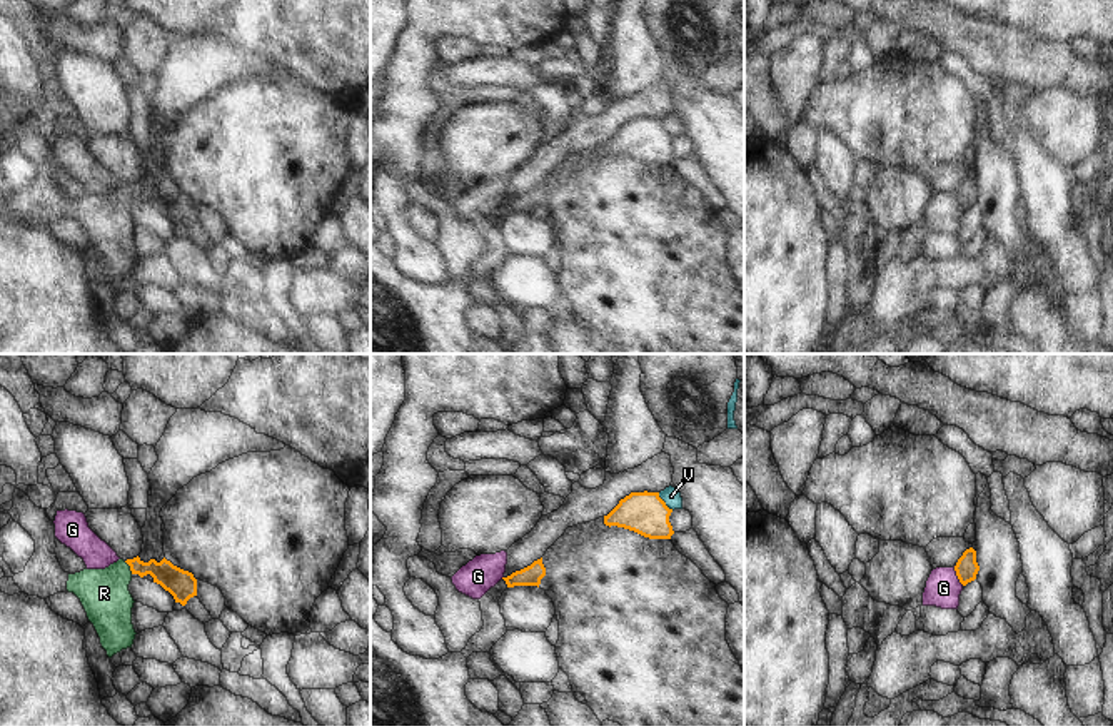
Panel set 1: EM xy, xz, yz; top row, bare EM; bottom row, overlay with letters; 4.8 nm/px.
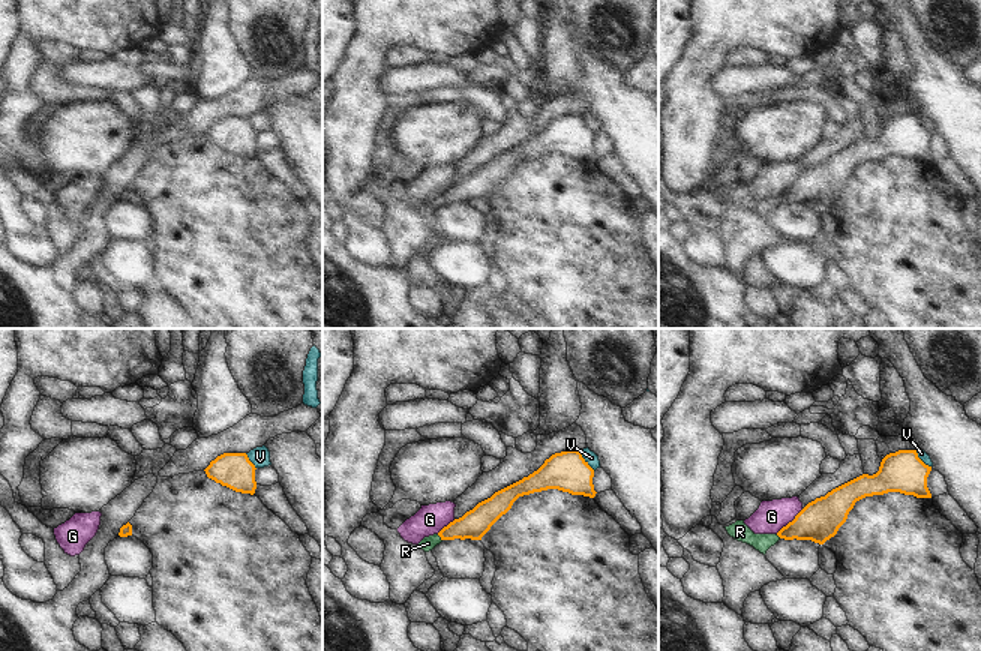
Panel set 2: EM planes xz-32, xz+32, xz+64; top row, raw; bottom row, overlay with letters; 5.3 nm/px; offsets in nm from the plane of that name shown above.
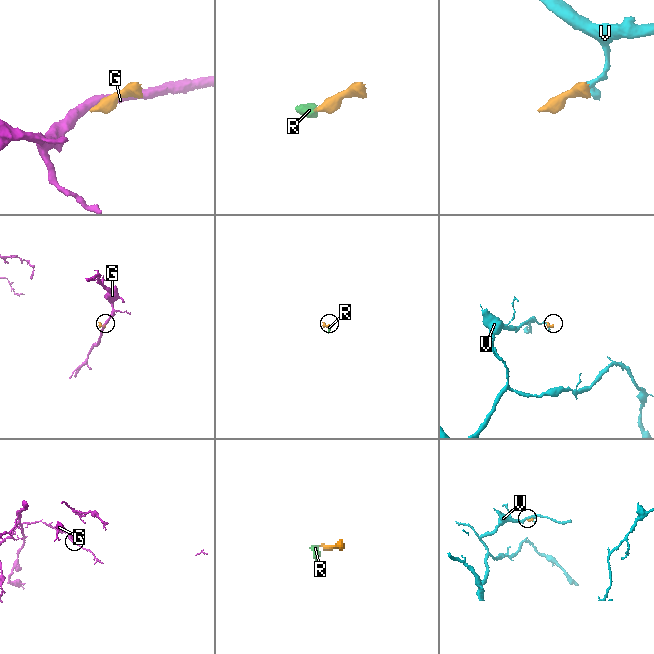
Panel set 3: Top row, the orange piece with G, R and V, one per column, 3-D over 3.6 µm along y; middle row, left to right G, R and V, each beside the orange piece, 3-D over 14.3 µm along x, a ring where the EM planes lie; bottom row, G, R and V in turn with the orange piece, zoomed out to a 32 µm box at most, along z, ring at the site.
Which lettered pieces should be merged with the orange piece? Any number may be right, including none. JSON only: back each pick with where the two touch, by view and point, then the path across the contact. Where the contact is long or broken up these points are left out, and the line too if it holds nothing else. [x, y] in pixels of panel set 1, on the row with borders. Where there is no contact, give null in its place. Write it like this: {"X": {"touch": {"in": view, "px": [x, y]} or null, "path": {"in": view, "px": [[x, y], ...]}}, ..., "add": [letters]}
{"R": {"touch": {"in": "xy", "px": [130, 568]}, "path": {"in": "xy", "px": [[179, 583], [154, 568], [130, 568], [104, 593]]}}, "add": ["R"]}

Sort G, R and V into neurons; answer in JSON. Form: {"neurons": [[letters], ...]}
{"neurons": [["G"], ["R"], ["V"]]}

